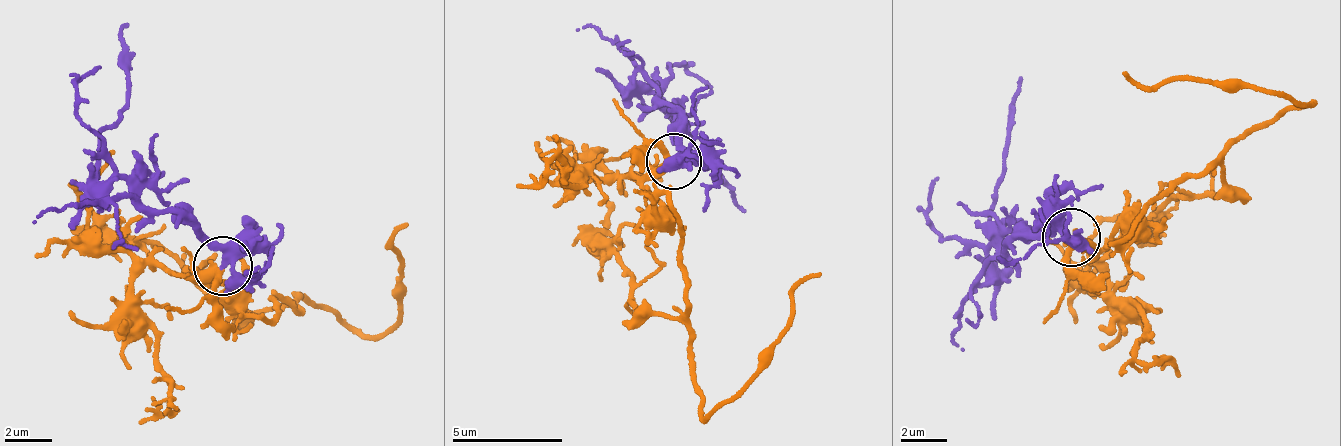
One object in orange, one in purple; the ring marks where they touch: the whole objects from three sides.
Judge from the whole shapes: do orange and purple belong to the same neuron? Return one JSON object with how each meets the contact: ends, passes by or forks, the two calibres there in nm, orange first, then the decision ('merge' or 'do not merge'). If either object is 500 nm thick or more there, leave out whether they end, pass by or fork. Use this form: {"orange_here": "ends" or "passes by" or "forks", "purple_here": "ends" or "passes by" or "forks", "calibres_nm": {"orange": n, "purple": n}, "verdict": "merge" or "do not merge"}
{"orange_here": "passes by", "purple_here": "forks", "calibres_nm": {"orange": 300, "purple": 260}, "verdict": "merge"}

